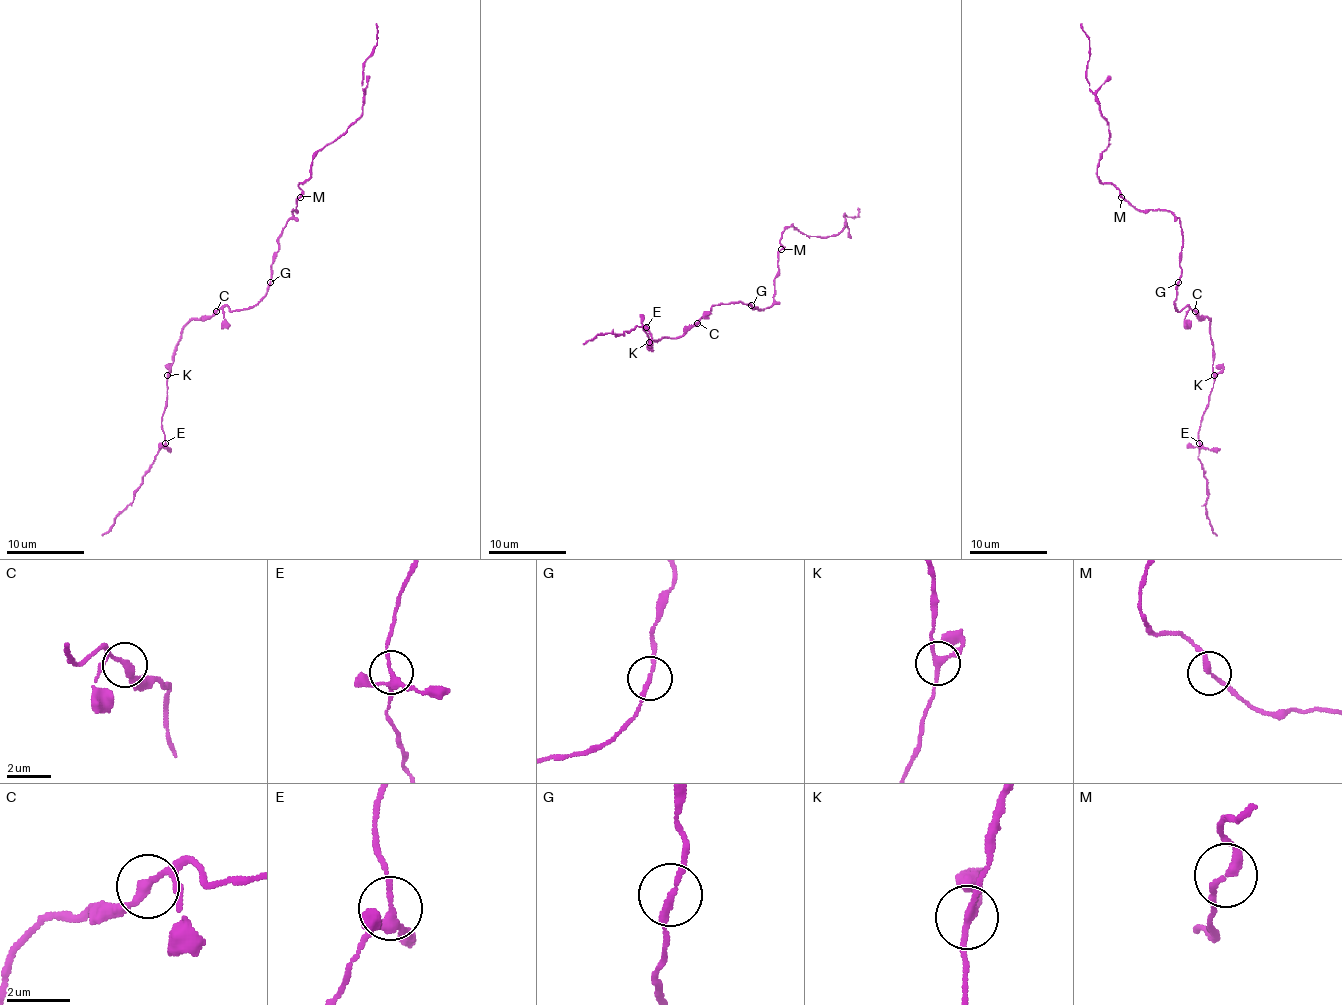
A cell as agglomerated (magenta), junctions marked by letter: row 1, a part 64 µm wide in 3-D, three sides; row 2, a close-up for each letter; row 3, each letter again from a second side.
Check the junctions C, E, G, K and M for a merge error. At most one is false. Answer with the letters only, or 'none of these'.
none of these

